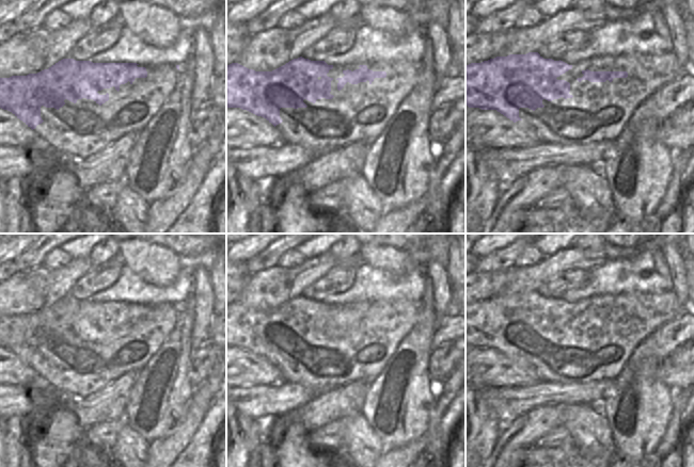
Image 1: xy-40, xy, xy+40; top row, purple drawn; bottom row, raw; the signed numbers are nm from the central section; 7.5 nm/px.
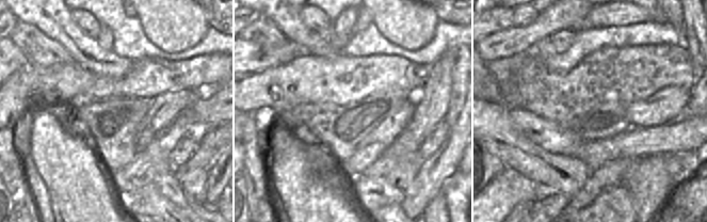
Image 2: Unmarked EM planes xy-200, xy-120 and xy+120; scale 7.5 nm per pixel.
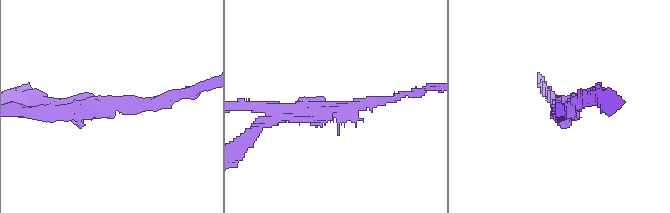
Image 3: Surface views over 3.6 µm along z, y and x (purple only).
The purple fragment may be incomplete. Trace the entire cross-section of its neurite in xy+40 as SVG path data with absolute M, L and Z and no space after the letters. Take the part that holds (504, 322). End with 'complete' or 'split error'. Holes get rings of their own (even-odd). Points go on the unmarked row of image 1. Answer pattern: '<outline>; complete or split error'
M538 291L526 293L509 293L507 295L496 295L482 302L471 302L466 304L466 344L469 347L479 347L482 349L496 349L514 361L522 359L519 356L520 347L529 347L535 350L543 347L542 339L552 340L561 336L567 338L573 335L569 333L570 322L556 317L572 307L563 300L543 297Z; complete

